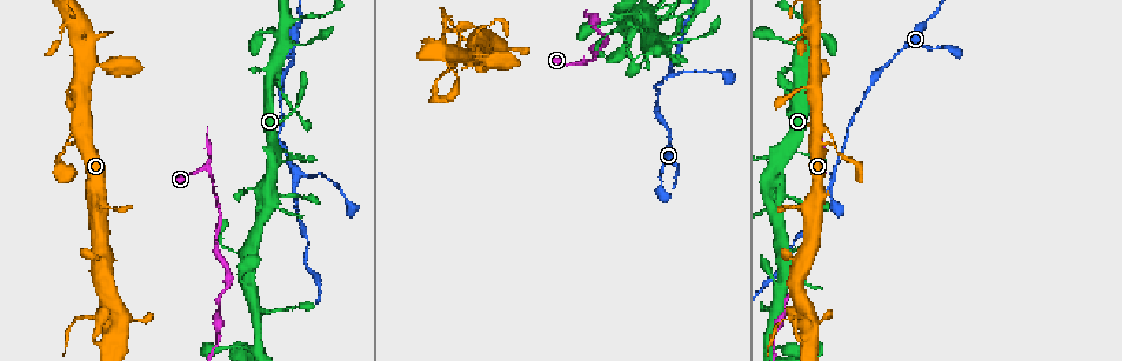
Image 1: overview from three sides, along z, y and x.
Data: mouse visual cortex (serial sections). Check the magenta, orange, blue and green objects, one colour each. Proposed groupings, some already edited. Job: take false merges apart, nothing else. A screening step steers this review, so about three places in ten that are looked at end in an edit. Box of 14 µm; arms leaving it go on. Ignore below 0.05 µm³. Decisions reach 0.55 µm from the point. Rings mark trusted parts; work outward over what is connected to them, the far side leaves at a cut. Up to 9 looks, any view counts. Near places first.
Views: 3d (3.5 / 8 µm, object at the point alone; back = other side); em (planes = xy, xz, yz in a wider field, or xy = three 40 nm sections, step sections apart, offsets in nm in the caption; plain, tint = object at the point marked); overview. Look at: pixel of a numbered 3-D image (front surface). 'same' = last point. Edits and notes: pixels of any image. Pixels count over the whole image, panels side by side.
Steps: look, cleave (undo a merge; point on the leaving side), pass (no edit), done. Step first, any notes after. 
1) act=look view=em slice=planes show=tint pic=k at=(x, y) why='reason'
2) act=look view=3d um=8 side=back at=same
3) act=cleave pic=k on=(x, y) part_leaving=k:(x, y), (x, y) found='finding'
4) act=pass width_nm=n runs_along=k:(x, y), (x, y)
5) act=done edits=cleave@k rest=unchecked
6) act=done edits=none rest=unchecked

act=look view=3d um=3.5 pic=1 at=(649, 21) why='small branch off a trunk'

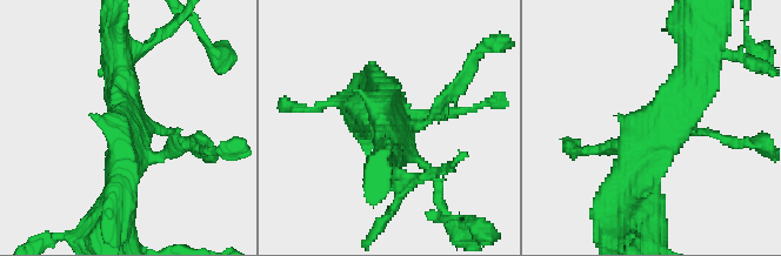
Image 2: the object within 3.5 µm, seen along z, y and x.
act=look view=em slice=xy step=3 show=plain pic=2 at=(128, 141) why='now the EM'

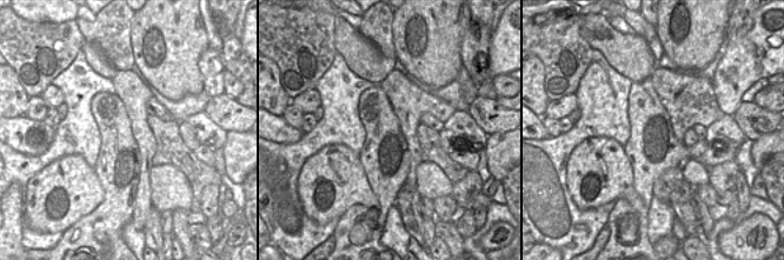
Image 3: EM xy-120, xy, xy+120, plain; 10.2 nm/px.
act=look view=em slice=xy step=3 show=tint at=same

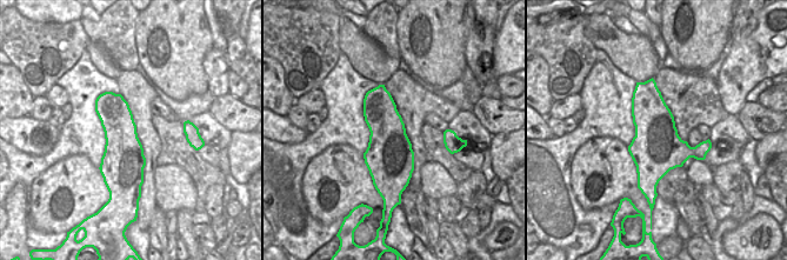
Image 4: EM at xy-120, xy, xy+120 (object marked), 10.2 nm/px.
act=pass runs_along=2:(696, 73), (621, 207) found='continuous, no second cell'

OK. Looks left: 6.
act=look view=3d um=3.5 pic=1 at=(672, 75) why='sudden change in width'

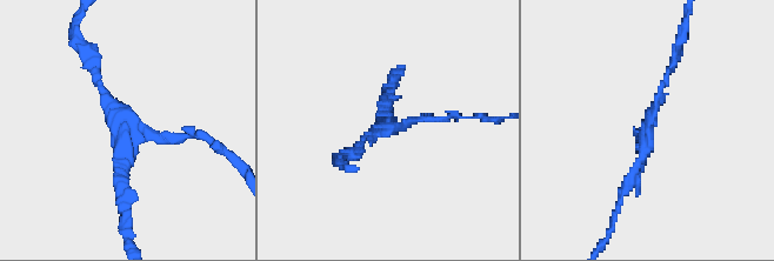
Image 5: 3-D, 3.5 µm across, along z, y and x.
act=look view=em slice=xy step=5 show=tint pic=5 at=(648, 130) arms=3 arm_widths_nm=100,100,150

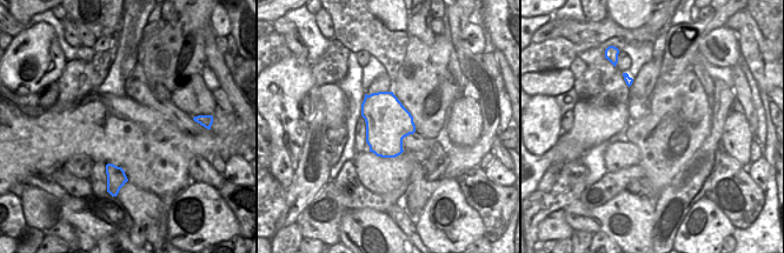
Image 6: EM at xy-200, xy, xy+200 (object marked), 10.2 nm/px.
act=pass runs_along=5:(673, 67), (619, 201) found='continuous, no second cell'

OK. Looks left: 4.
act=look view=3d um=3.5 pic=1 at=(638, 55) why='a narrow waist'

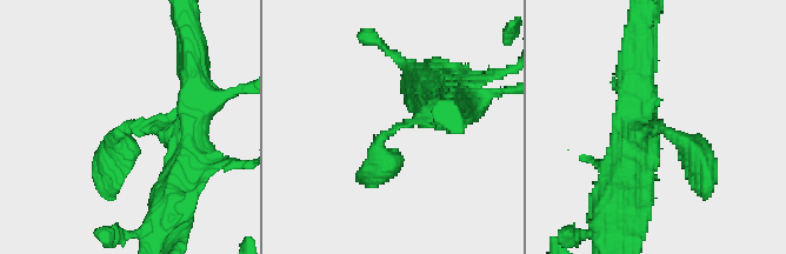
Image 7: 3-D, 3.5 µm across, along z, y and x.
act=look view=em slice=xy step=1 show=tint pic=7 at=(130, 128)

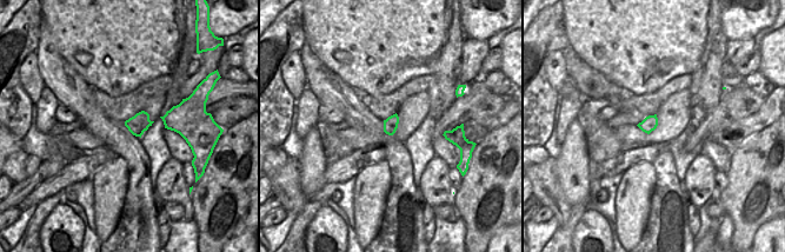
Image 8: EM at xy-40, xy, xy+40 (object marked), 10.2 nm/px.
act=pass arm_widths_nm=350,500 runs_along=7:(450, 97), (381, 138), (370, 178) found='all the same cell'

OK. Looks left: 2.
act=done edits=none rest=unchecked

